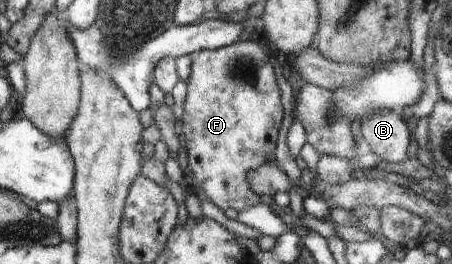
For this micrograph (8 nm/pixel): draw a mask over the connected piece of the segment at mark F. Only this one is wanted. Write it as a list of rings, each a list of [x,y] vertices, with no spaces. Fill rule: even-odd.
[[[239,40],[216,50],[200,51],[192,58],[181,118],[189,169],[189,173],[184,174],[184,183],[193,191],[201,189],[221,211],[235,209],[244,212],[260,203],[261,196],[251,189],[248,174],[267,163],[267,155],[274,153],[284,116],[275,66],[270,57],[273,56],[269,50],[257,41]]]

